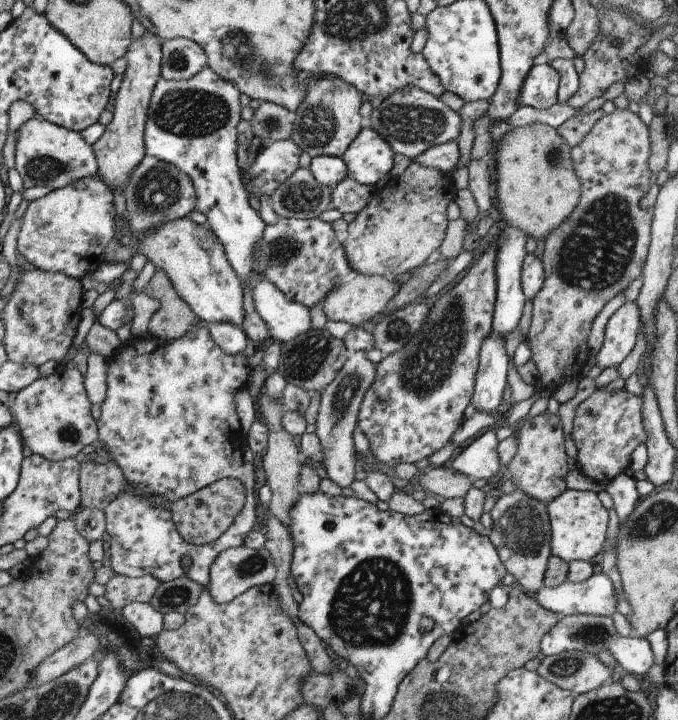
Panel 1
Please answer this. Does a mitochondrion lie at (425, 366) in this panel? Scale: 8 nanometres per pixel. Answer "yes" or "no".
yes

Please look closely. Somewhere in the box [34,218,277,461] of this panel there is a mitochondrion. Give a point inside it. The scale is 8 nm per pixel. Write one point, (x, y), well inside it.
(67, 434)

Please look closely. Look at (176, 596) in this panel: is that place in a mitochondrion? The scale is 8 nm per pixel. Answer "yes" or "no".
yes

